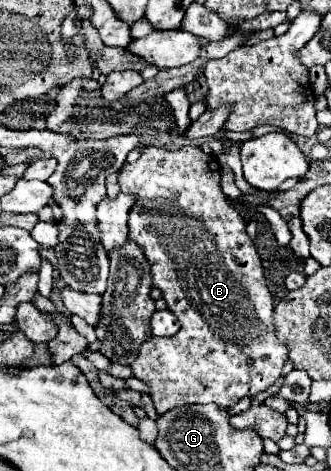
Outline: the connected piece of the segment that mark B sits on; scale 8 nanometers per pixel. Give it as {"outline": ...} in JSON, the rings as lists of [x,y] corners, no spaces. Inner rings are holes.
{"outline":[[[191,145],[181,149],[145,147],[135,163],[125,163],[121,167],[121,191],[139,197],[129,215],[129,237],[143,247],[147,261],[151,261],[153,285],[163,291],[167,307],[181,321],[177,335],[151,337],[141,345],[137,359],[129,365],[133,375],[151,389],[157,413],[183,403],[217,403],[221,407],[233,407],[243,397],[253,397],[271,389],[289,359],[289,347],[275,337],[273,295],[265,283],[259,253],[247,237],[247,221],[227,203],[219,179],[219,163],[207,161],[207,153]],[[183,215],[191,219],[219,219],[221,229],[205,227],[201,221],[183,221]]]}

